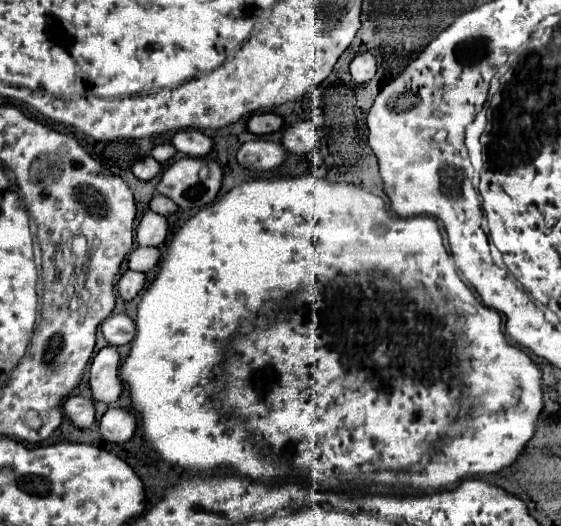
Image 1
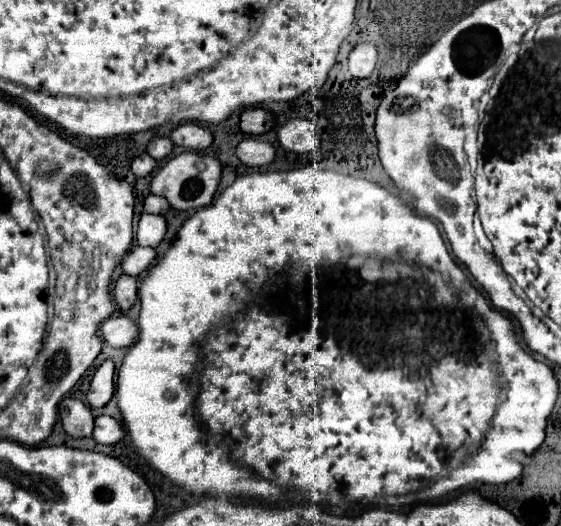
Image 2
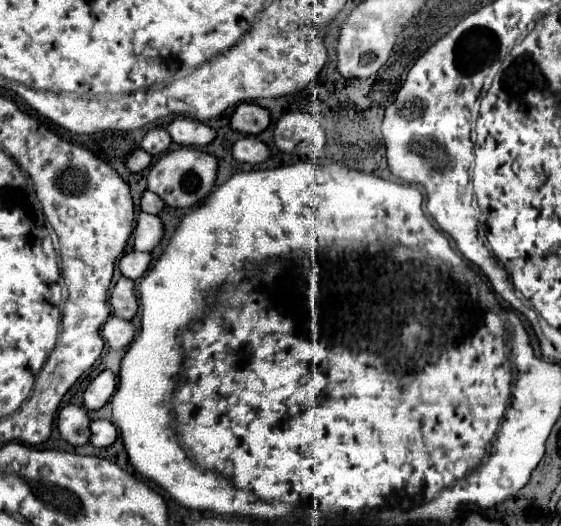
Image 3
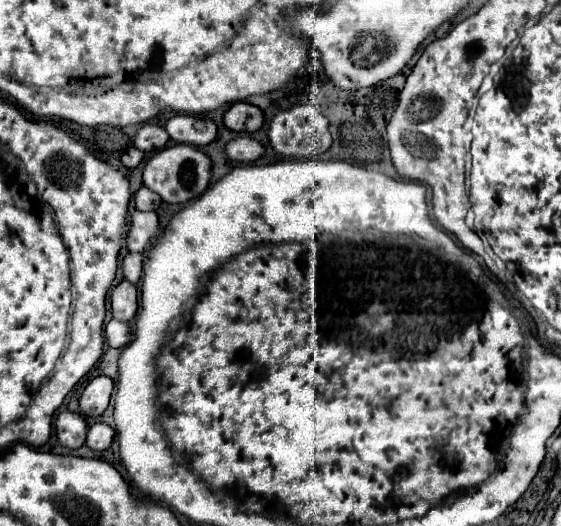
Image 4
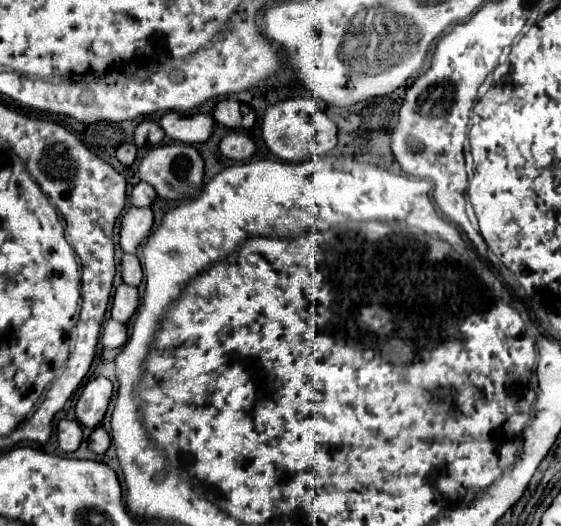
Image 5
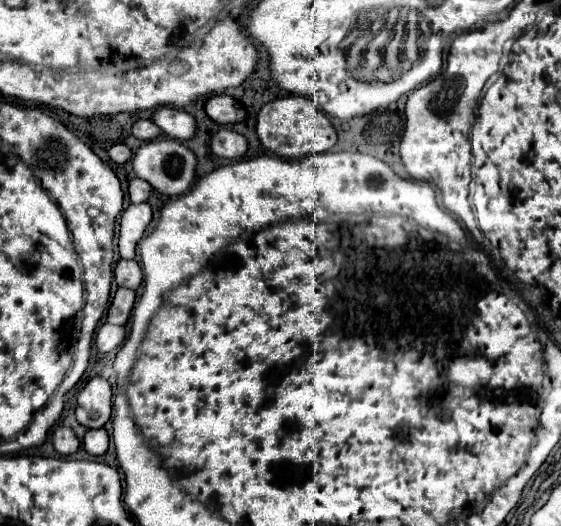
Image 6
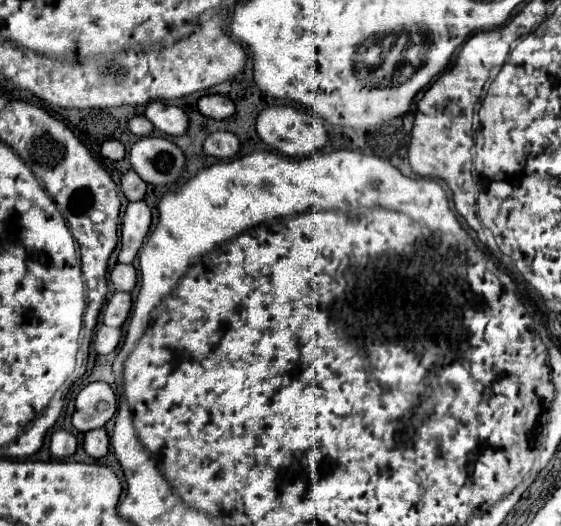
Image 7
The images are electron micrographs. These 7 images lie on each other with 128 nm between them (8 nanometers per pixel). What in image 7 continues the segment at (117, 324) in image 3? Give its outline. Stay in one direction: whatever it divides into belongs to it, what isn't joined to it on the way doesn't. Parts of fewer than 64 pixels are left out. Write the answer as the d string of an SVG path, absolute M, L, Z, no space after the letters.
M100 326L96 330L96 336L94 336L94 350L96 354L110 354L118 342L120 342L120 328L108 328L108 326Z

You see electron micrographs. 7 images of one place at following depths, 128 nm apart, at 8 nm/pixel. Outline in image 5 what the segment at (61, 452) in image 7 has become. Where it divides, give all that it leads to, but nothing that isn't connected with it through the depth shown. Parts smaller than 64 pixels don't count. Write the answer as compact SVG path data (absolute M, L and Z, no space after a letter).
M60 420L58 422L58 446L62 452L74 452L78 450L82 442L82 428L74 420Z

